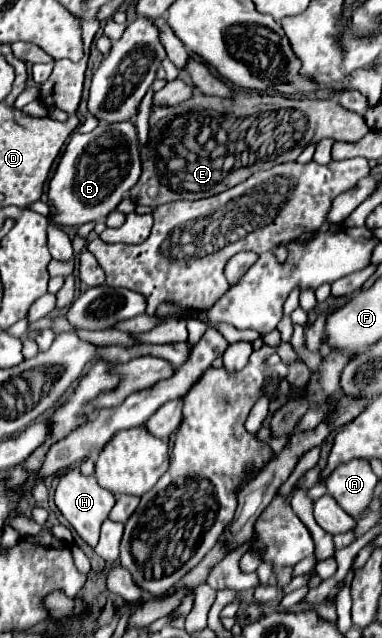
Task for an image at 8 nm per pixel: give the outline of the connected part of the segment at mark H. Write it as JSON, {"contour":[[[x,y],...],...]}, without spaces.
{"contour":[[[73,467],[65,475],[61,475],[61,479],[59,479],[59,485],[57,485],[57,491],[55,491],[55,503],[57,503],[59,511],[63,513],[63,517],[79,533],[79,537],[85,543],[89,543],[91,547],[95,547],[97,541],[99,541],[99,529],[101,529],[103,521],[109,517],[109,511],[115,505],[115,495],[109,493],[107,489],[99,487],[99,483],[93,475],[85,477],[85,475],[81,475],[81,471],[77,467]]]}

